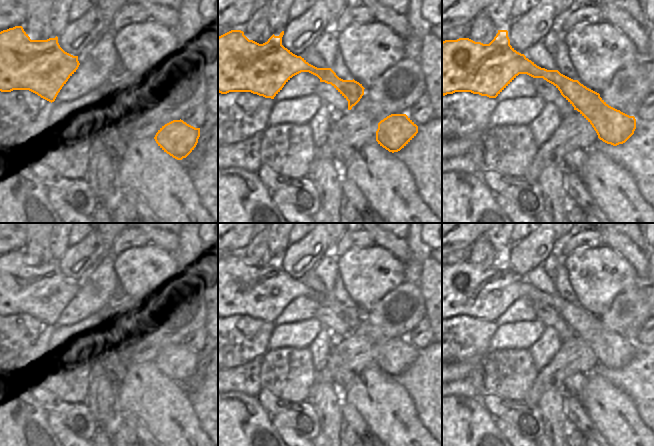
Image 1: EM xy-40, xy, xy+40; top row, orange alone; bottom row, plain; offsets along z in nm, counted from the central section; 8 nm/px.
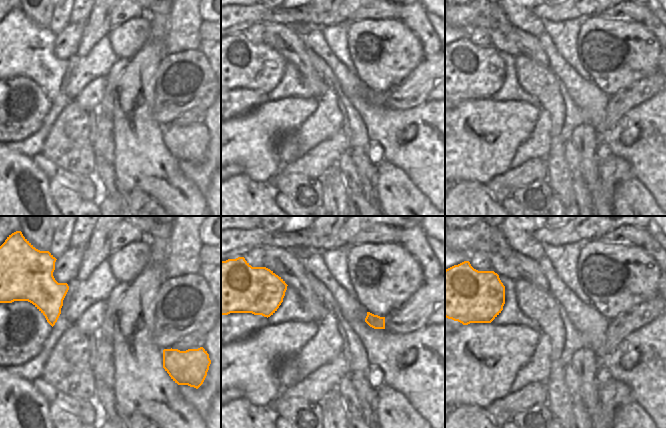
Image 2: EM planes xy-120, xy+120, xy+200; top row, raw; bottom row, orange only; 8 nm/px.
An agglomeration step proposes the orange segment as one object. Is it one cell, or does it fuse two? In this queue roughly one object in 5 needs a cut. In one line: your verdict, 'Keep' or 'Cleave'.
Keep.

